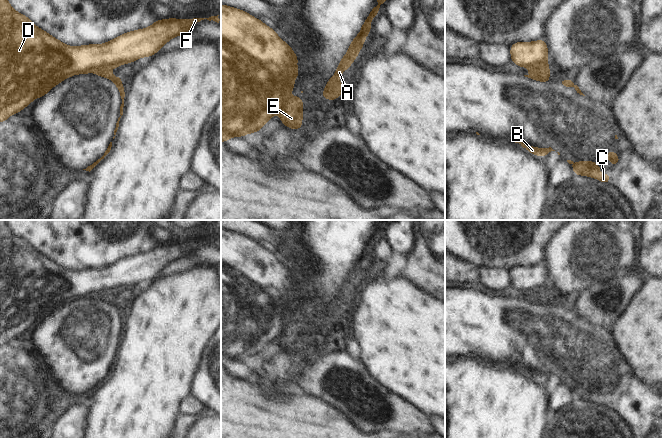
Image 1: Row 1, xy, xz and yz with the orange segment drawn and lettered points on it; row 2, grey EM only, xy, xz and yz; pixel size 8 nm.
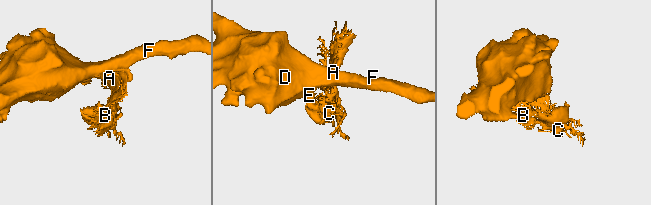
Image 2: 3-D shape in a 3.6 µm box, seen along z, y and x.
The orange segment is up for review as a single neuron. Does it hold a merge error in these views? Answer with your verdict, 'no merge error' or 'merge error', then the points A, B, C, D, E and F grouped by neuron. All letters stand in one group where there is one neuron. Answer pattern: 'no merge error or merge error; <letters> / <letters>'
merge error; A B C / D E F

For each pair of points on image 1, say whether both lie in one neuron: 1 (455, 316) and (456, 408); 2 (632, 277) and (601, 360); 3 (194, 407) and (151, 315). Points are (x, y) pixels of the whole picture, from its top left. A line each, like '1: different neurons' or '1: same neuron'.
1: different neurons
2: different neurons
3: different neurons

